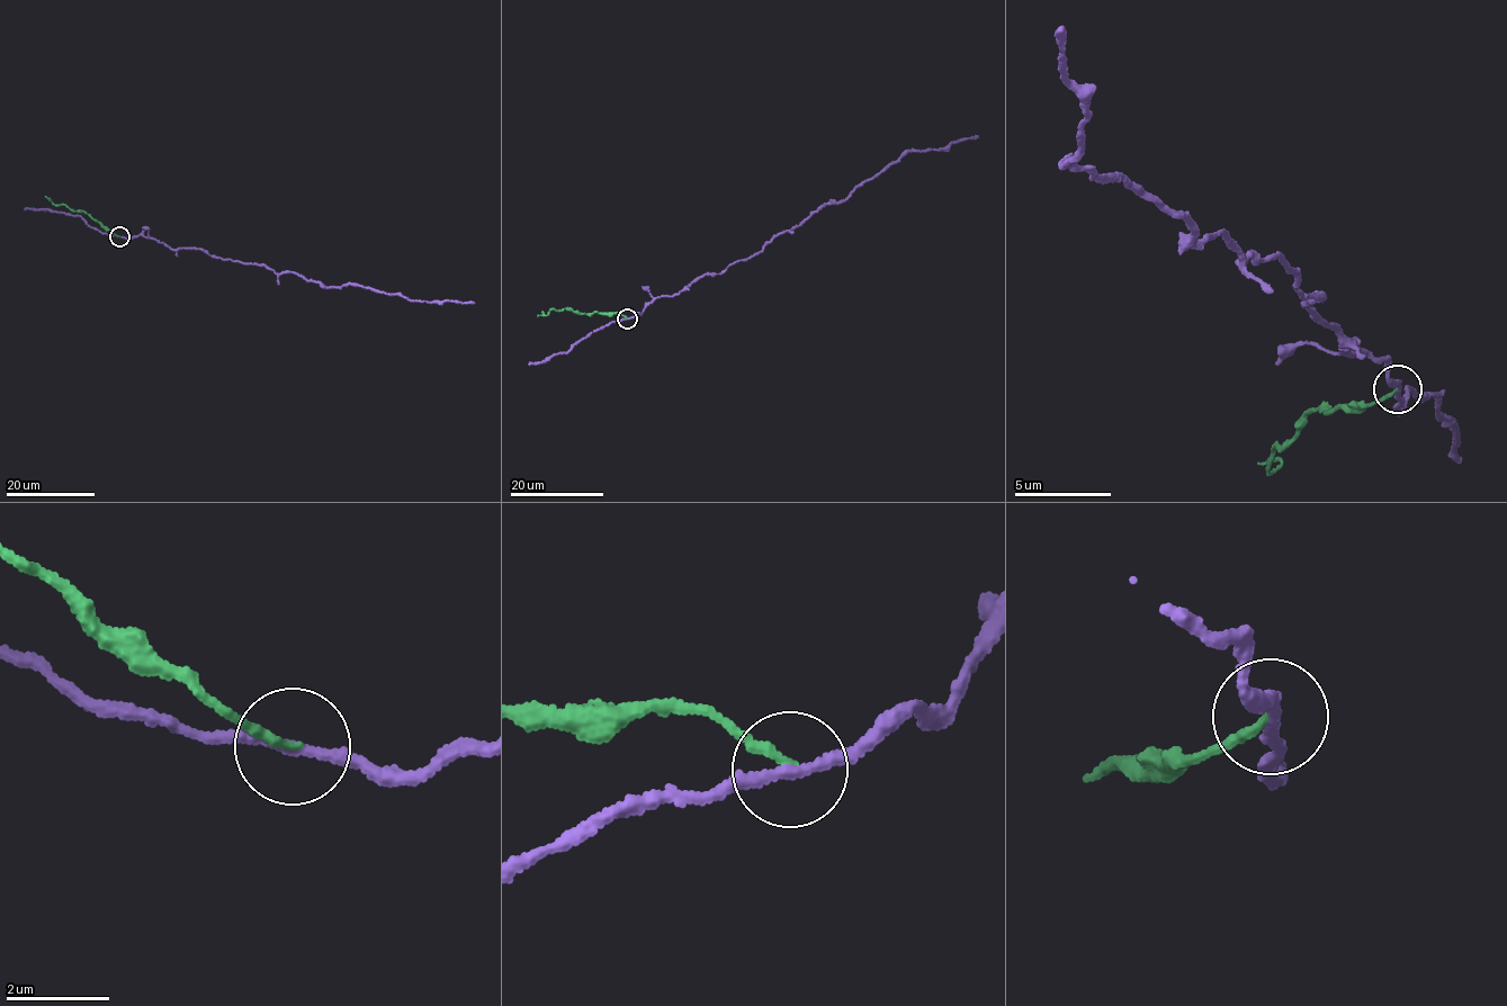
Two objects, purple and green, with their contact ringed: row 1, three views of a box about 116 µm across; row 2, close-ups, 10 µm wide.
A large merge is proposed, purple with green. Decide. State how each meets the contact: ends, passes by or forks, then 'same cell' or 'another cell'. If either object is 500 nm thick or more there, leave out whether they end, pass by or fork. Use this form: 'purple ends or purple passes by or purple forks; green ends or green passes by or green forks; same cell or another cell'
purple passes by; green ends; another cell

